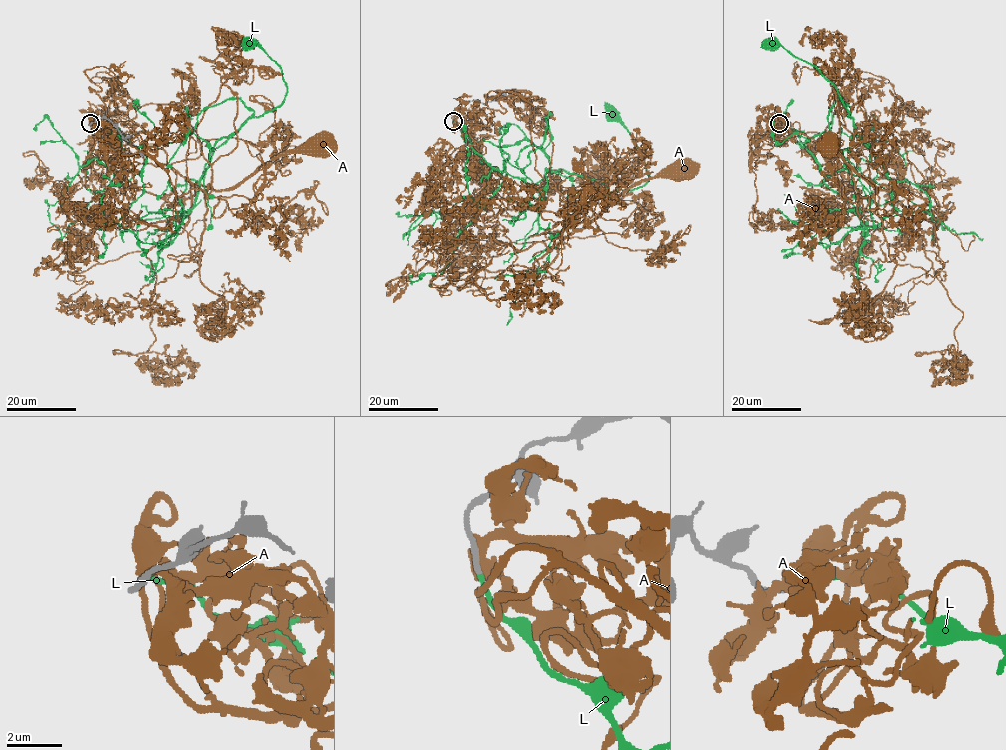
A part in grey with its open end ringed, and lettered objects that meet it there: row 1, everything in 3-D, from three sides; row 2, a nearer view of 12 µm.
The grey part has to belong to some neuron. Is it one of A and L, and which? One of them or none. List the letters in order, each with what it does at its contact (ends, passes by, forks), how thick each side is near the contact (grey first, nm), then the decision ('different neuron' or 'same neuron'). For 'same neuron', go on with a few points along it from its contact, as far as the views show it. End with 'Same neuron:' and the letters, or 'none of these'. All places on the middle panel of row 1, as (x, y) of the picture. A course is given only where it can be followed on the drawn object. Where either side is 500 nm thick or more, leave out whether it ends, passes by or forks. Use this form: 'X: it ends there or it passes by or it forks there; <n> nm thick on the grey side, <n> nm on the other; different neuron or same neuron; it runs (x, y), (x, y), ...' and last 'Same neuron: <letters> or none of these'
A: it passes by; 240 nm thick on the grey side, 360 nm on the other; different neuron
L: it ends there; 200 nm thick on the grey side, 170 nm on the other; same neuron; it runs (453, 121), (474, 143), (532, 142), (553, 171), (577, 173), (610, 191), (633, 190), (649, 175), (611, 111)
Same neuron: L

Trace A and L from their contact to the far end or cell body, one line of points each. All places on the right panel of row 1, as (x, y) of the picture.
A: (778, 124), (819, 133), (850, 167), (875, 163), (869, 180), (886, 190), (828, 144)
L: (779, 124), (802, 133), (804, 146), (830, 131), (838, 99), (850, 107), (848, 117), (813, 65), (770, 43)

